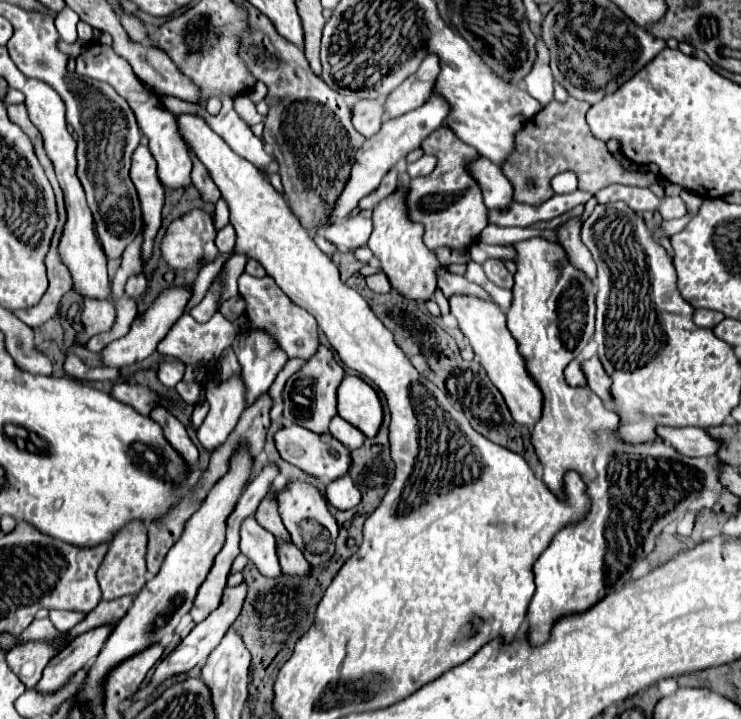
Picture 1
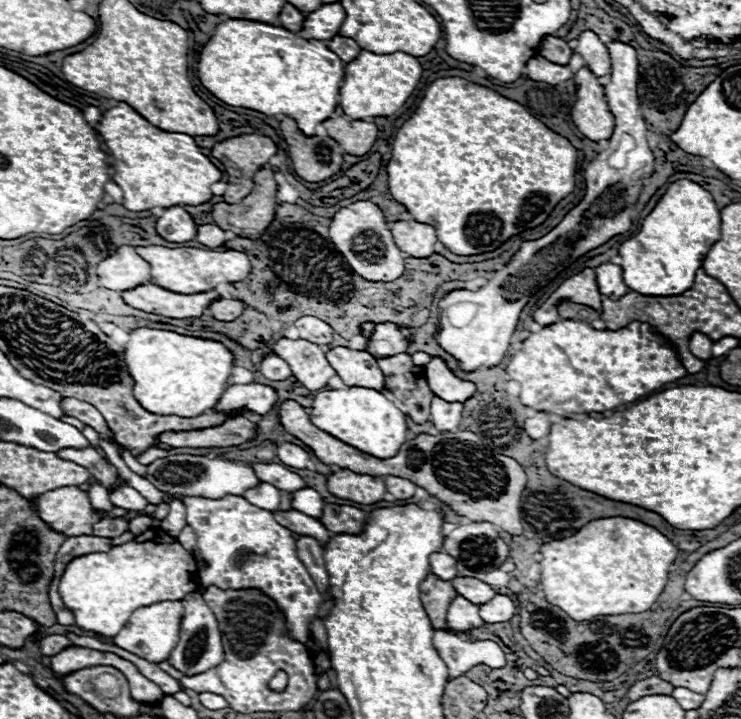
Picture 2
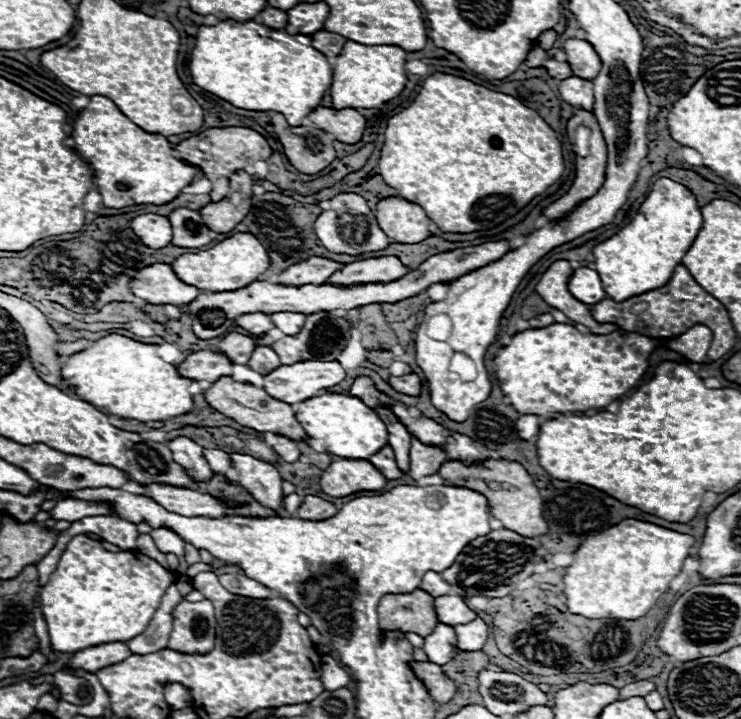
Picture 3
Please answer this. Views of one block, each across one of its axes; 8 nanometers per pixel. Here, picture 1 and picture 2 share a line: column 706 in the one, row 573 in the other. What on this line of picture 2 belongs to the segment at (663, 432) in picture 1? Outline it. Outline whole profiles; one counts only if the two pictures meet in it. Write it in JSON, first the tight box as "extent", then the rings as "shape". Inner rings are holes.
{"extent":[430,552,456,580],"shape":[[[446,552],[430,554],[430,572],[440,576],[442,580],[456,578],[456,560],[454,560],[454,556],[450,556]]]}

